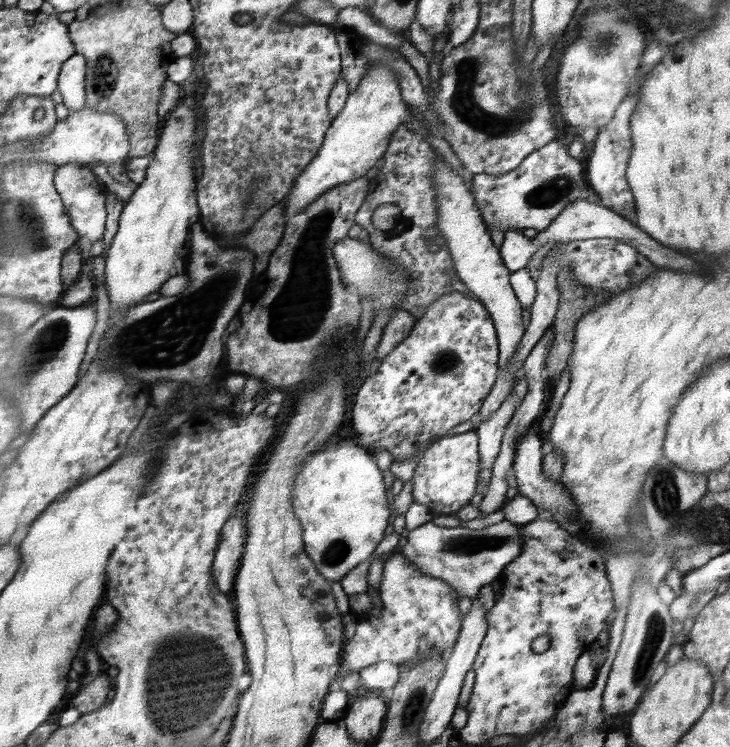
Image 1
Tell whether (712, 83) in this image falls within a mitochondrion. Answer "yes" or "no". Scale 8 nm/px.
no

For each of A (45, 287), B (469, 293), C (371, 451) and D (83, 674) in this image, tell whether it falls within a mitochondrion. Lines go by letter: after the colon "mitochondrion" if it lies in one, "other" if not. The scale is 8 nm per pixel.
A: other
B: other
C: other
D: other

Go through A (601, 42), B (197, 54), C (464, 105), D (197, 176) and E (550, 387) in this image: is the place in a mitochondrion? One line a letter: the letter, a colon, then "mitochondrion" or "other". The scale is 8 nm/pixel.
A: mitochondrion
B: other
C: mitochondrion
D: other
E: other

